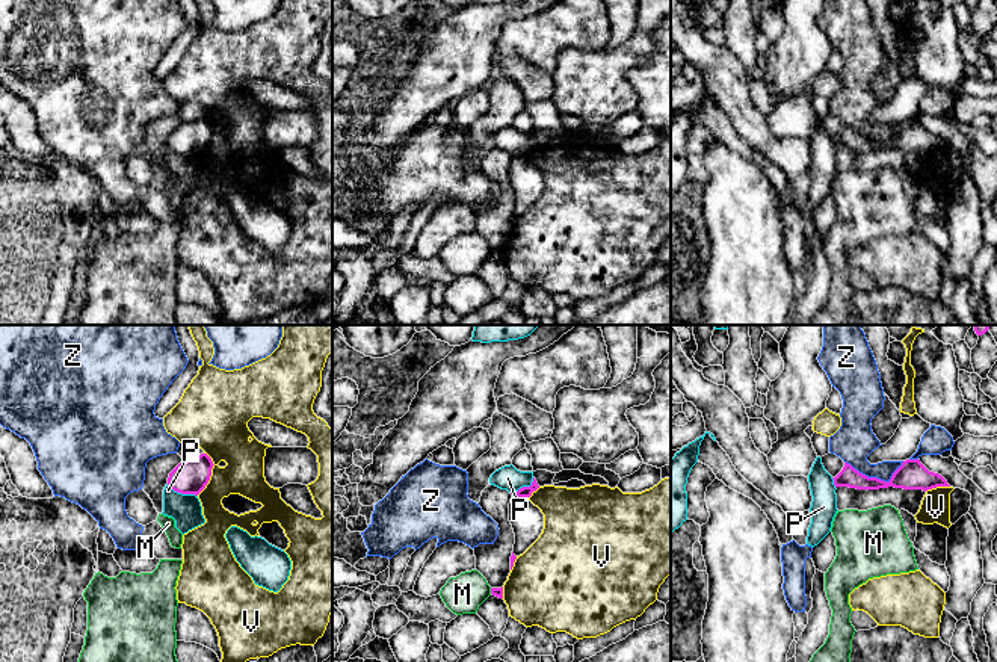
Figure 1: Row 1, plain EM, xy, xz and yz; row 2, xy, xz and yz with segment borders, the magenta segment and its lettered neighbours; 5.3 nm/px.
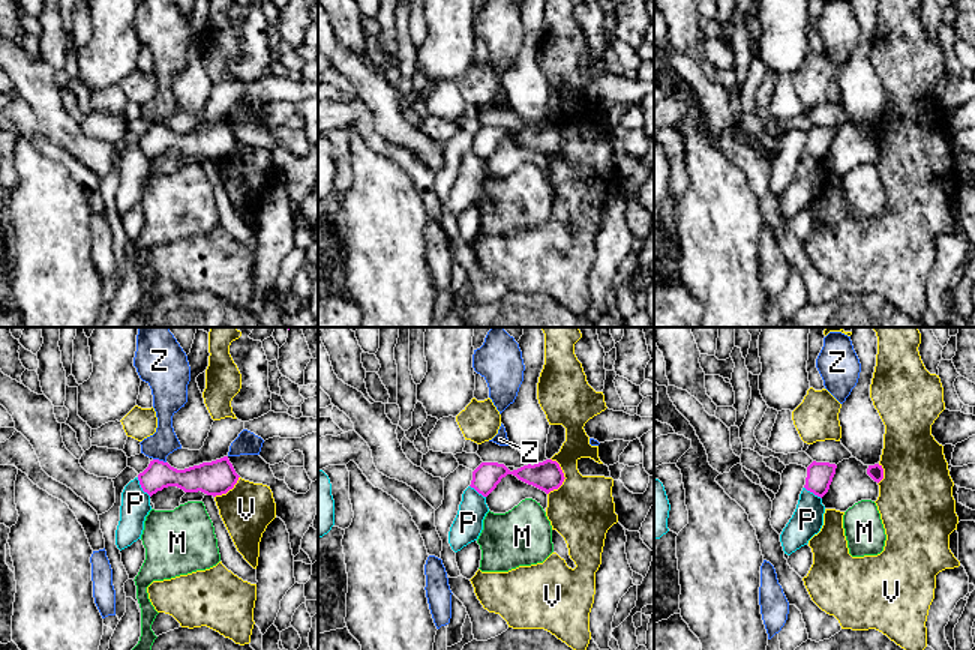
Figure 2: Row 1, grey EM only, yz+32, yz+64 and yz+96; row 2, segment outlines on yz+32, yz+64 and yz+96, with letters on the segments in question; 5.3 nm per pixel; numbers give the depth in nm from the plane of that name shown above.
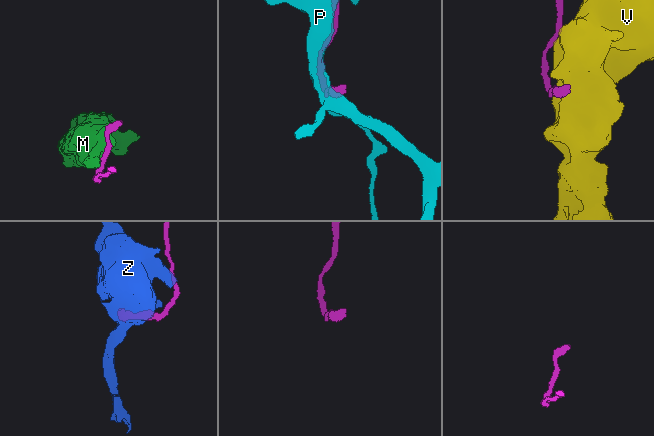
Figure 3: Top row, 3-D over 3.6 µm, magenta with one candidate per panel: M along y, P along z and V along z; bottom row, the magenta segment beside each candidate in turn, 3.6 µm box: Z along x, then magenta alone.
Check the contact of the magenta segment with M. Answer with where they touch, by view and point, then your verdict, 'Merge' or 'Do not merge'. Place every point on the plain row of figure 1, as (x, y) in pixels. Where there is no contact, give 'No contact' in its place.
Touches magenta at xz (491, 253). Do not merge

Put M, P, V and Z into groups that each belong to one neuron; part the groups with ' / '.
M / P / V / Z

